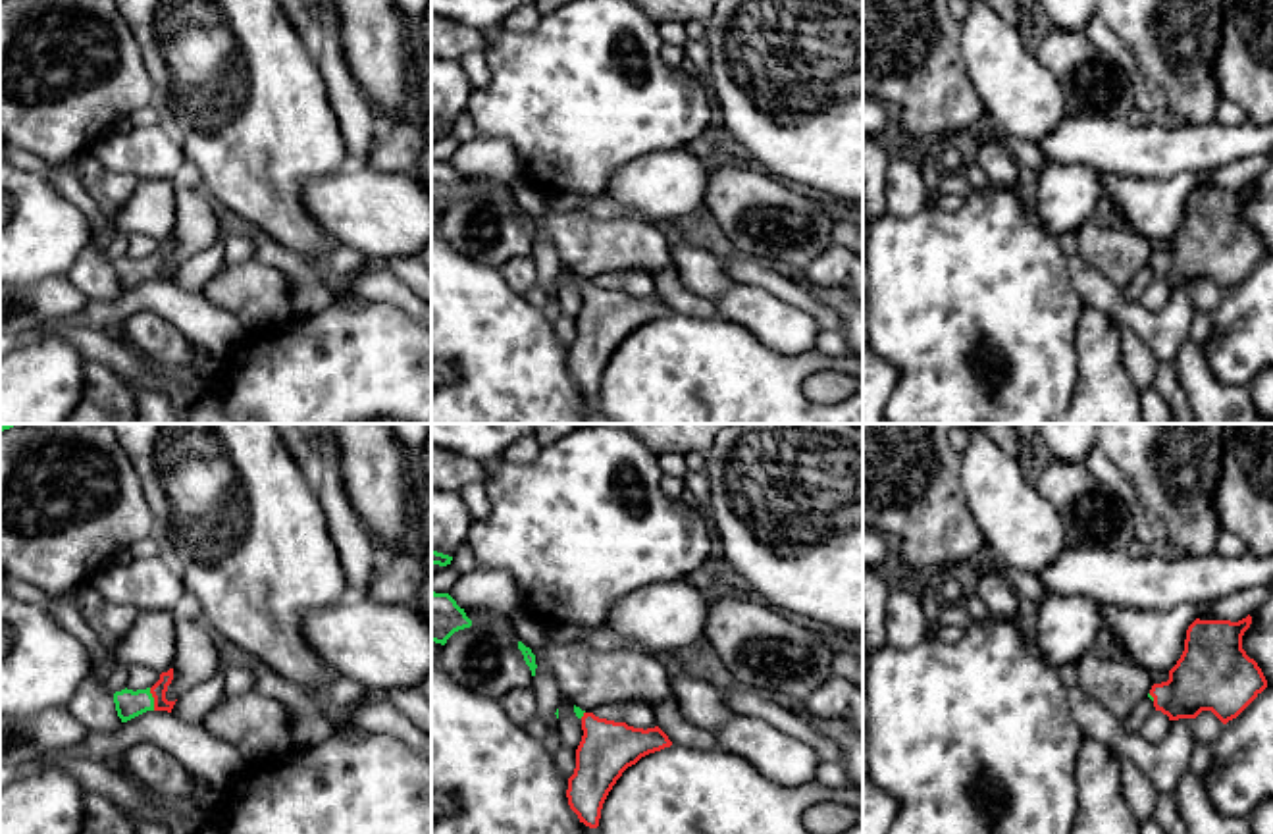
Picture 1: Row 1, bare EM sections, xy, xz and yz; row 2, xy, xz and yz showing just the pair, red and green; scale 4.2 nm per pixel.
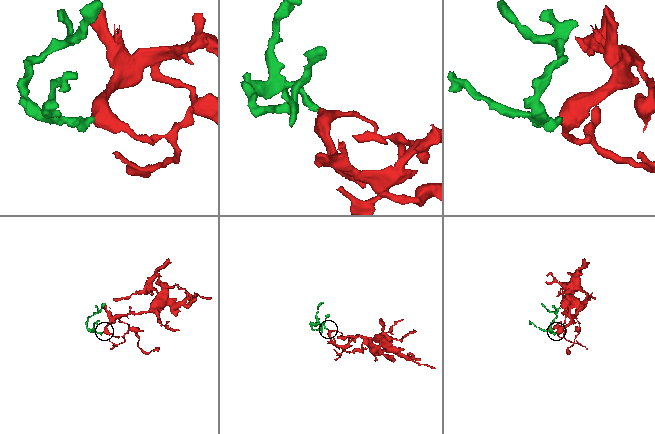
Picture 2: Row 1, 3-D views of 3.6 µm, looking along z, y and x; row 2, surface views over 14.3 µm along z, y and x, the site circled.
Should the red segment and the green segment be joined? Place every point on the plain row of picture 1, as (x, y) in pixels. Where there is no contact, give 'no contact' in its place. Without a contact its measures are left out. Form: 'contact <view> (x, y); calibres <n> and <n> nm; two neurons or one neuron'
contact xy (155, 268); calibres 70 and 120 nm; one neuron

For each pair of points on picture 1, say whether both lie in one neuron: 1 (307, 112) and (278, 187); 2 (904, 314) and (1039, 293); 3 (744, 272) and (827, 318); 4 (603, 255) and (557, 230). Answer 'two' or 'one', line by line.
1: one
2: one
3: one
4: one

